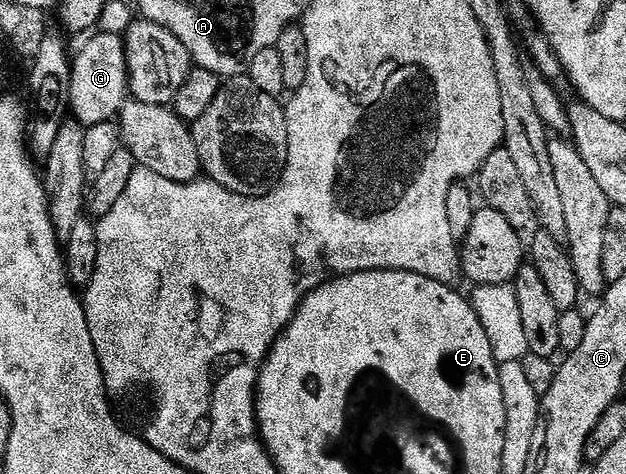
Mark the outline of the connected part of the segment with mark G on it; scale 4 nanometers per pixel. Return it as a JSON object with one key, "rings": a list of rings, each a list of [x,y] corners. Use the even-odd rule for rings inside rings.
{"rings":[[[100,32],[82,52],[72,58],[72,62],[68,112],[86,127],[114,120],[129,93],[129,72],[122,35]]]}

